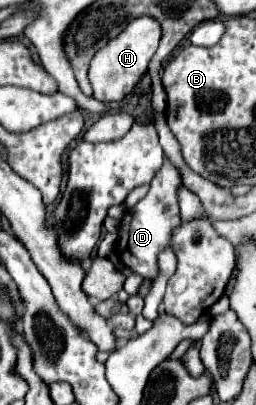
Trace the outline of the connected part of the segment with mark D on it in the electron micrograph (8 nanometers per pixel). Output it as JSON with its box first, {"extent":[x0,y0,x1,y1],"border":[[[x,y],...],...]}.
{"extent":[114,158,182,278],"border":[[[164,158],[164,164],[158,170],[158,174],[154,176],[148,194],[134,208],[130,208],[122,218],[118,242],[116,242],[114,250],[126,266],[130,266],[136,274],[140,274],[144,278],[156,276],[156,270],[158,270],[156,258],[168,246],[170,232],[182,222],[180,212],[178,212],[178,202],[176,202],[178,186],[180,186],[180,172],[170,164],[168,158]]]}

